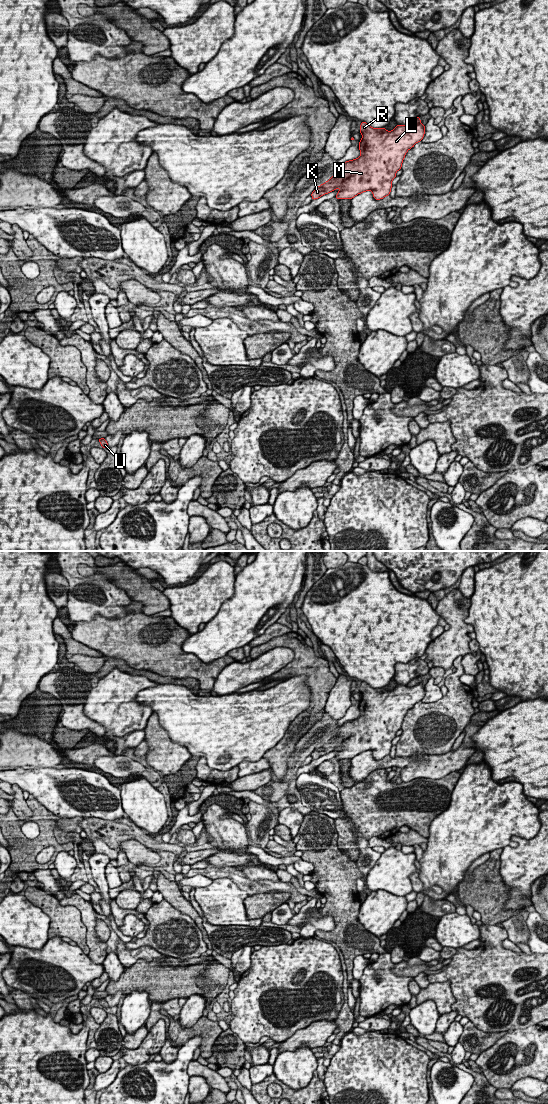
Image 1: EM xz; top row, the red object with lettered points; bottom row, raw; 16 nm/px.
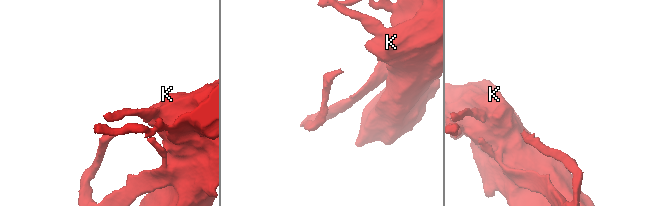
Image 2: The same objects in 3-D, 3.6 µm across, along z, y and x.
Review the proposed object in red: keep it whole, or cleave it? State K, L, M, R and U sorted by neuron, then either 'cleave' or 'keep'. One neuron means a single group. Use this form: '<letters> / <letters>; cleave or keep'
K L M R / U; cleave

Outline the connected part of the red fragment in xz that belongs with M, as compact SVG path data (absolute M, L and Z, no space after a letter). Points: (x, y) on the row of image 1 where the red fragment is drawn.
M361 122L359 129L362 134L359 142L360 157L346 161L335 175L317 187L311 194L313 200L339 187L341 189L335 196L337 199L352 199L368 190L372 191L376 200L390 195L392 180L396 177L396 172L401 169L407 151L422 141L425 134L425 125L422 123L413 127L397 125L394 130L387 131L385 128L372 128L366 122Z

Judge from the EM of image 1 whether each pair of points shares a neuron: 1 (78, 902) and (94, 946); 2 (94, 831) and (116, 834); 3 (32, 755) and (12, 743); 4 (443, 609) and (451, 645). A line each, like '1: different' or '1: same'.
1: same
2: same
3: same
4: same

